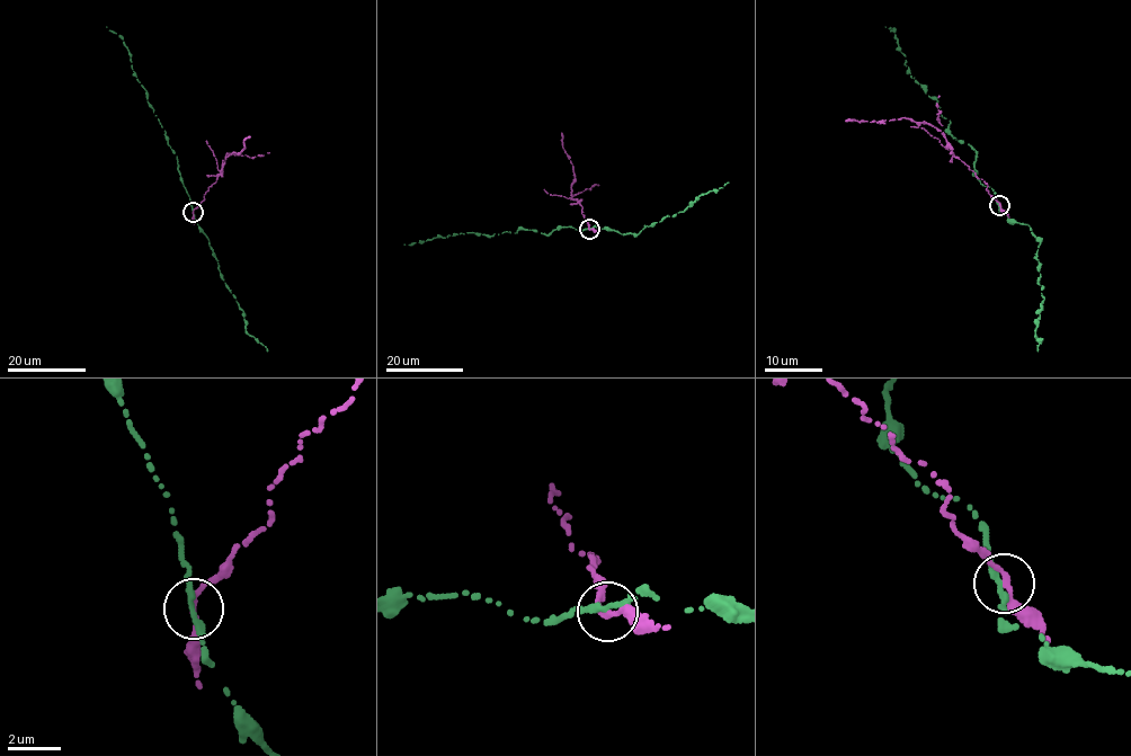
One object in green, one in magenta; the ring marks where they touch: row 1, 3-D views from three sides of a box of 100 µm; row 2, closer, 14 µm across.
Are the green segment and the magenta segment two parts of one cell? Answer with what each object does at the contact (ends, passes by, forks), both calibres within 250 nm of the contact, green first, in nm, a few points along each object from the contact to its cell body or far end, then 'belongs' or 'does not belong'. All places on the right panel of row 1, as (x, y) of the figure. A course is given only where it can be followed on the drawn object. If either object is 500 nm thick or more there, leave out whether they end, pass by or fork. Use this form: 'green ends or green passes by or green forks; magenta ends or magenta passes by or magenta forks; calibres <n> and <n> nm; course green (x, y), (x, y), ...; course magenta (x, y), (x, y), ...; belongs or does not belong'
green passes by; magenta passes by; calibres 220 and 190 nm; course green (999, 205), (991, 187), (976, 176), (974, 149), (950, 133), (950, 122), (911, 78), (892, 29), (884, 27); course magenta (999, 205), (987, 190), (986, 184), (958, 158), (936, 127), (902, 117), (889, 121), (845, 121); does not belong

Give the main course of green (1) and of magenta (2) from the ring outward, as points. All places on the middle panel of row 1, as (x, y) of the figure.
1: (589, 229), (561, 227), (545, 234), (523, 229), (516, 233), (492, 236), (461, 233), (403, 243)
2: (589, 229), (582, 207), (571, 195), (575, 172), (562, 147), (561, 132)

